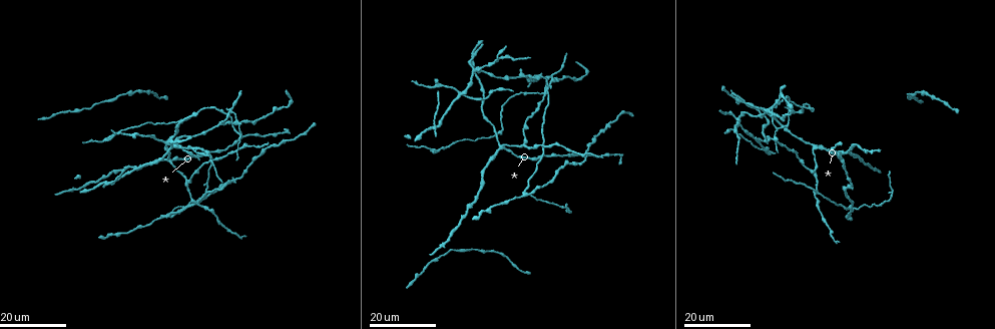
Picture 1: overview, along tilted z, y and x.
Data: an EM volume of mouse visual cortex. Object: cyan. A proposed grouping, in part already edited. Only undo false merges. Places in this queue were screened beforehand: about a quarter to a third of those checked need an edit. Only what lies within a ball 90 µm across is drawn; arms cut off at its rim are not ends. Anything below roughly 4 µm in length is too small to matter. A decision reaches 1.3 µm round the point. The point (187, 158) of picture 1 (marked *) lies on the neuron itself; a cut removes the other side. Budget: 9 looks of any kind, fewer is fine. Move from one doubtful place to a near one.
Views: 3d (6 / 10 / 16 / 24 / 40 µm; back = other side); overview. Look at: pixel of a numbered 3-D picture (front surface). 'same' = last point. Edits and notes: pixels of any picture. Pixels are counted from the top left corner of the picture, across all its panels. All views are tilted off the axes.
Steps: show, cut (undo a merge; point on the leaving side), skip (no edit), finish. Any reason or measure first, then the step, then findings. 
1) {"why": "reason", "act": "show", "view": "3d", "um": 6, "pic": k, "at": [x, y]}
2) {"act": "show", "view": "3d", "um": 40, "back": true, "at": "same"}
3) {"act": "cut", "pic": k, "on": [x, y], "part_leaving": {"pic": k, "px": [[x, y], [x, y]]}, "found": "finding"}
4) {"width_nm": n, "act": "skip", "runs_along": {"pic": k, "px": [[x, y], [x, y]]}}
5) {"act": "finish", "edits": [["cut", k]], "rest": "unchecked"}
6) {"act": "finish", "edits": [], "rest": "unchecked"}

{"why": "sudden change in width", "act": "show", "view": "3d", "um": 24, "pic": 1, "at": [800, 160]}

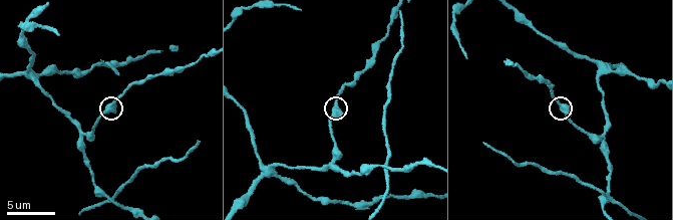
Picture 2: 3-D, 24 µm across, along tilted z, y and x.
{"why": "zoom in", "act": "show", "view": "3d", "um": 6, "pic": 2, "at": [334, 106]}

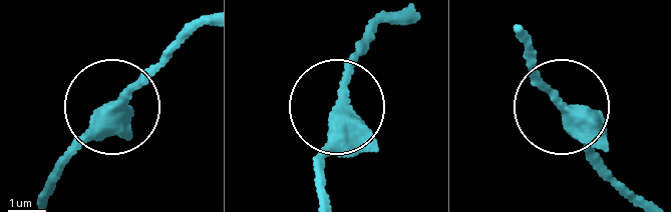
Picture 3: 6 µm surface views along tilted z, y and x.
{"act": "skip", "found": "continuous, no second neuron"}

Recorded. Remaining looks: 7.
{"why": "arms part here", "act": "show", "view": "3d", "um": 24, "pic": 1, "at": [196, 149]}

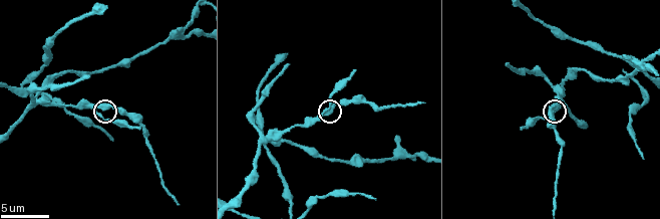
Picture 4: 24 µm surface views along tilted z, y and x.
{"act": "show", "view": "3d", "um": 6, "pic": 4, "at": [101, 106]}

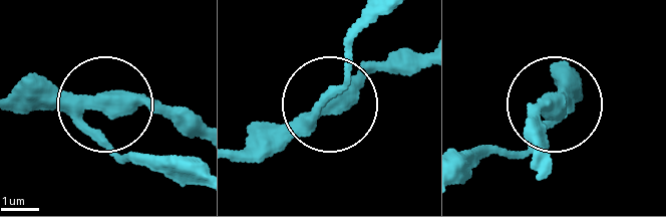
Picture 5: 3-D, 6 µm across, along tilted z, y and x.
{"act": "skip", "runs_along": {"pic": 5, "px": [[239, 159], [276, 150], [322, 116], [350, 32]]}, "found": "one neuron here"}

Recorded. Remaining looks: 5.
{"why": "looks like a crossing", "act": "show", "view": "3d", "um": 6, "pic": 4, "at": [268, 139]}

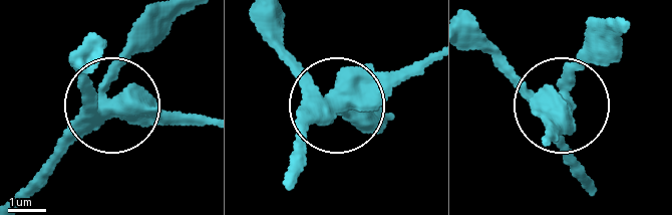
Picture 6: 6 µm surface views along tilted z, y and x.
{"width_nm": 480, "act": "skip", "runs_along": {"pic": 6, "px": [[163, 13], [107, 97], [200, 118]]}, "found": "continuous, no second neuron"}

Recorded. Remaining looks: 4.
{"act": "show", "view": "3d", "um": 24, "pic": 1, "at": [433, 127]}

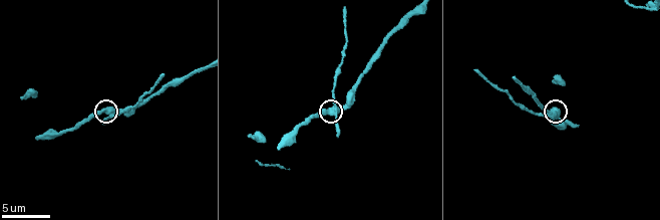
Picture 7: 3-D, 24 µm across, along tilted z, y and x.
{"act": "show", "view": "3d", "um": 6, "pic": 7, "at": [335, 107]}

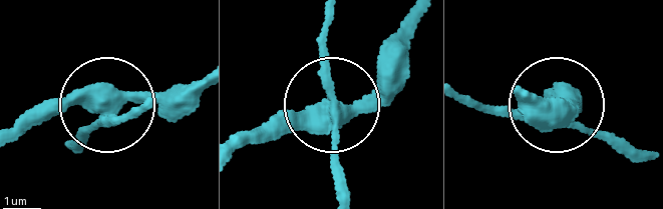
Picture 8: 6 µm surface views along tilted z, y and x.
{"act": "cut", "pic": 8, "on": [111, 120], "part_leaving": {"pic": 8, "px": [[337, 111], [325, 66], [330, 16]]}, "found": "a second neuron is stuck on"}

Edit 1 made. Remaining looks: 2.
{"act": "finish", "edits": [["cut", 8]], "rest": "unchecked"}

